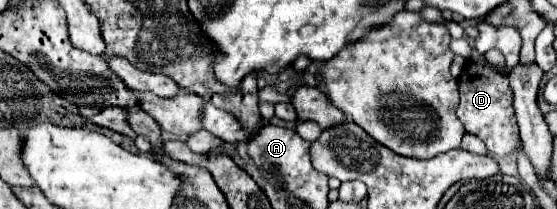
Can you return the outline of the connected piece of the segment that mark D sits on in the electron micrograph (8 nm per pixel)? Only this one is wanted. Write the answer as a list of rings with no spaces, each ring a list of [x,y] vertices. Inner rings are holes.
[[[469,62],[465,64],[463,72],[459,74],[459,106],[457,118],[463,122],[465,130],[477,138],[481,138],[487,150],[497,156],[505,158],[507,154],[519,148],[519,132],[517,132],[517,118],[513,112],[513,92],[505,74],[489,64]]]

